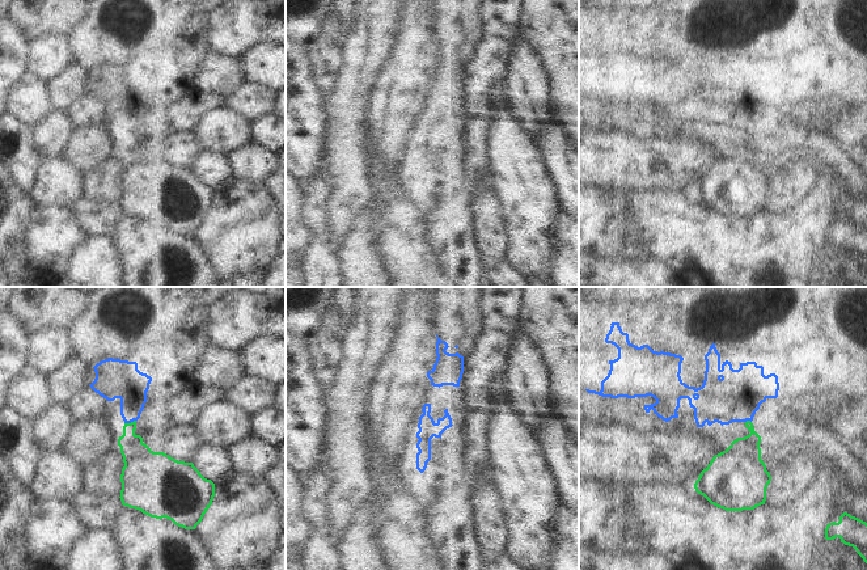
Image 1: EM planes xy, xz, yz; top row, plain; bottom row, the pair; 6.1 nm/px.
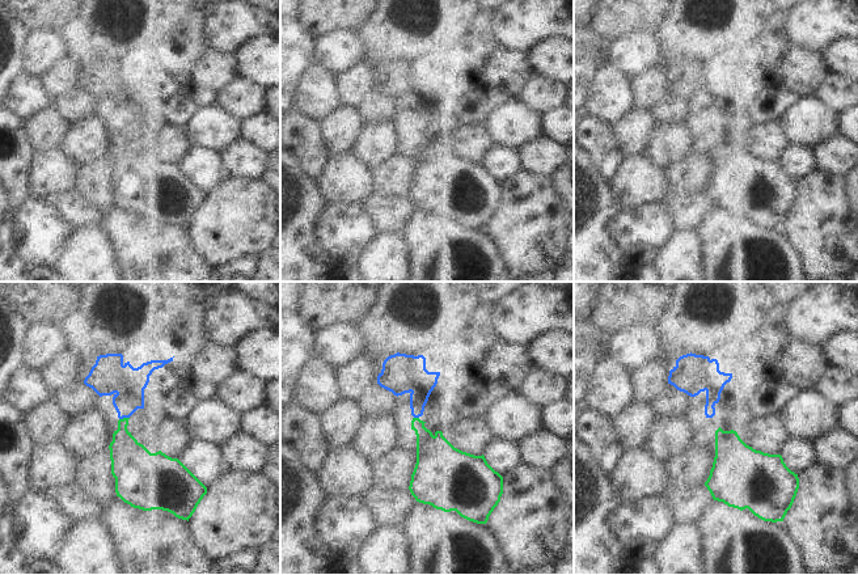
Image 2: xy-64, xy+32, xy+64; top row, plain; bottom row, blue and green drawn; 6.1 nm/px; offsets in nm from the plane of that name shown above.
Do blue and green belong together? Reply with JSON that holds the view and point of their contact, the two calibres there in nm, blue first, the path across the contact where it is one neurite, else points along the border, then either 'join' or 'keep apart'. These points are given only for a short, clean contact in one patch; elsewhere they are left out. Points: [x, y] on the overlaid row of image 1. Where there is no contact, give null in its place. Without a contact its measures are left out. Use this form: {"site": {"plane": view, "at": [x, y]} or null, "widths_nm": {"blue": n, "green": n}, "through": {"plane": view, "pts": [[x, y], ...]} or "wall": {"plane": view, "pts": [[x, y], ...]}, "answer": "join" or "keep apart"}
{"site": {"plane": "xy", "at": [130, 422]}, "widths_nm": {"blue": 220, "green": 190}, "wall": {"plane": "xy", "pts": [[135, 419], [125, 423]]}, "answer": "keep apart"}

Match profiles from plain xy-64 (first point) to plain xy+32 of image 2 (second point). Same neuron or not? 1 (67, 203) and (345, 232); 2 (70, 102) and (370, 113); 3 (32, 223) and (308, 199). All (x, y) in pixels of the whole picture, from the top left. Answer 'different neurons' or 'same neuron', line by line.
1: different neurons
2: same neuron
3: different neurons

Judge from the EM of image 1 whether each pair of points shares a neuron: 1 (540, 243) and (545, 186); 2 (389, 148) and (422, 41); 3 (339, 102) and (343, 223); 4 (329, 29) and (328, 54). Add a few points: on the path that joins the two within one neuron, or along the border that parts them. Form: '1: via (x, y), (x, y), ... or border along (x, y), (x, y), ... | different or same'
1: via (540, 228), (540, 201) | same
2: via (392, 122), (393, 106), (406, 67) | same
3: via (343, 132), (343, 193) | same
4: border along (329, 13), (324, 21), (324, 34), (339, 42) | different

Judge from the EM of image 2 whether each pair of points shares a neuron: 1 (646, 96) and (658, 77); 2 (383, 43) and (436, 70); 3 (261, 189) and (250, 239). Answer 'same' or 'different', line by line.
1: same
2: same
3: same

